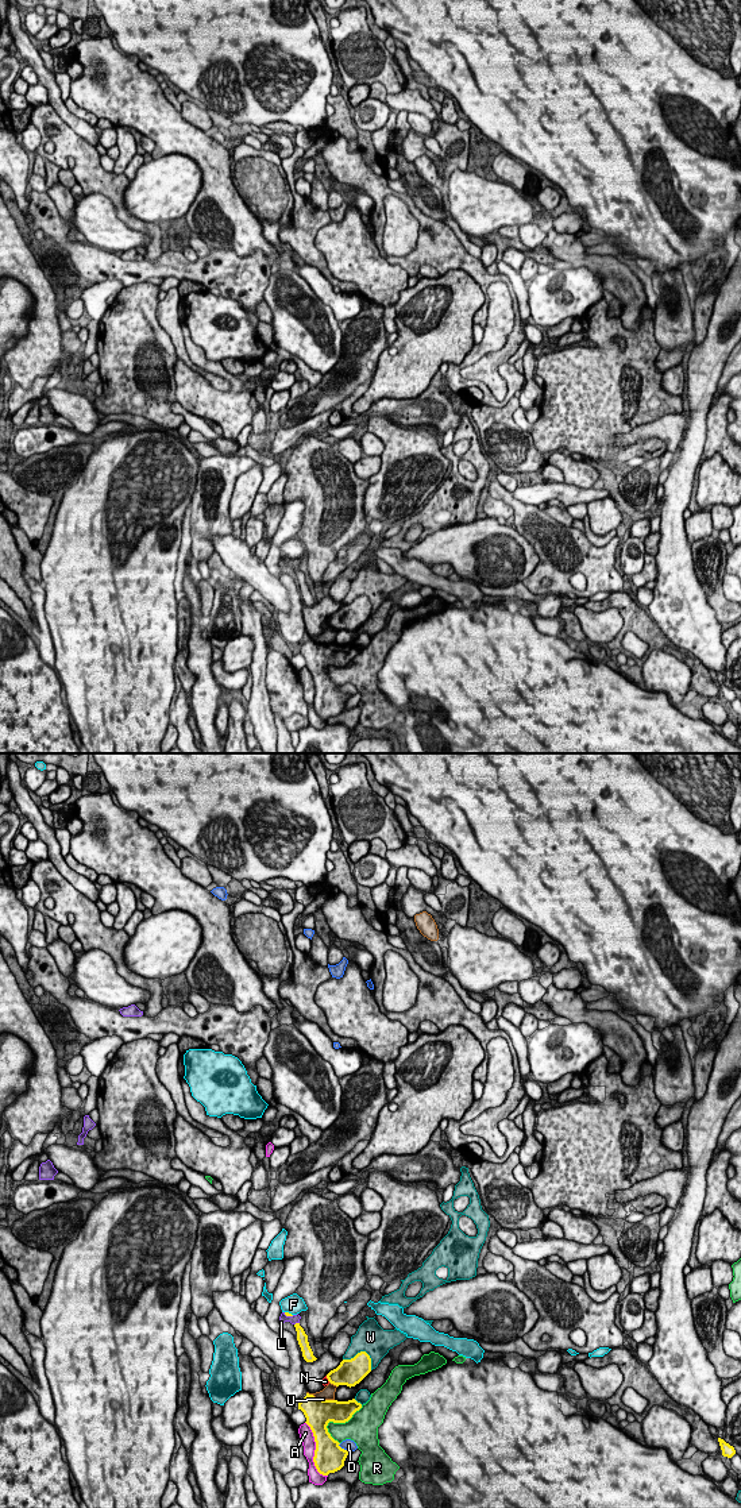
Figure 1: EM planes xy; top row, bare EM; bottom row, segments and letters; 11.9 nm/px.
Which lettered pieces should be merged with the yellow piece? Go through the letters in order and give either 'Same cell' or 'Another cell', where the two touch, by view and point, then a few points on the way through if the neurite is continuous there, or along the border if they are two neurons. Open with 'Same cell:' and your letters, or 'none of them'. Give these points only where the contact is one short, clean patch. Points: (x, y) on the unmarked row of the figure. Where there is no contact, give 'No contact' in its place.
Same cell: none of them
A: Another cell. Touches yellow at xy (315, 695)
D: Another cell. Touches yellow at xy (343, 693)
F: Another cell. Touches yellow at xy (288, 556)
L: Another cell. Touches yellow at xy (296, 567). Boundary: xy (298, 566), (294, 569)
N: Another cell. Touches yellow at xy (327, 621)
R: Another cell. Touches yellow at xy (336, 666)
U: Another cell. Touches yellow at xy (320, 643)
W: Another cell. Touches yellow at xy (363, 596)

